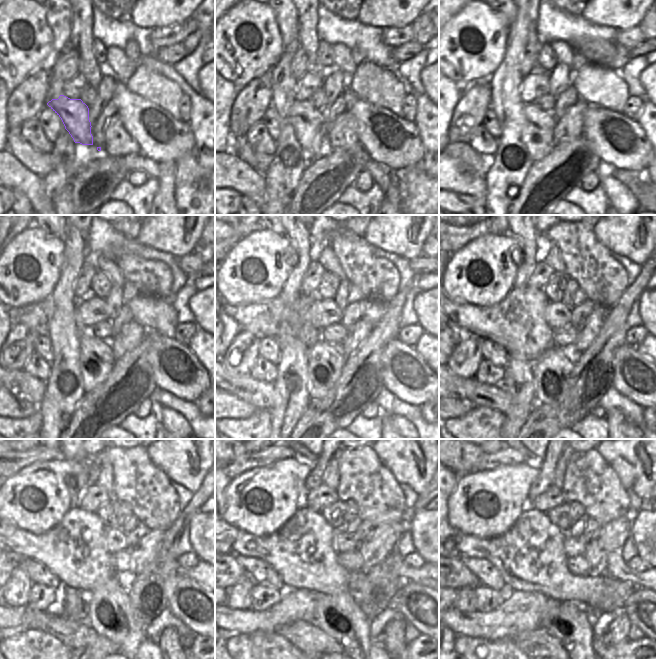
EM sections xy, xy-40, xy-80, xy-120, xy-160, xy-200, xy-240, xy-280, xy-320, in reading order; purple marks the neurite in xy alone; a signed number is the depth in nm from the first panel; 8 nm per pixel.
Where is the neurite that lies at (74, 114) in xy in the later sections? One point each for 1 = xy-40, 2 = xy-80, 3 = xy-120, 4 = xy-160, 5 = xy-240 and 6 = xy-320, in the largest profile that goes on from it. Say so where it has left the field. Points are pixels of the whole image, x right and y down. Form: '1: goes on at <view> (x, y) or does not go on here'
1: goes on at xy-40 (309, 124)
2: goes on at xy-80 (538, 126)
3: goes on at xy-120 (96, 361)
4: goes on at xy-160 (325, 362)
5: goes on at xy-240 (109, 614)
6: goes on at xy-320 (566, 635)

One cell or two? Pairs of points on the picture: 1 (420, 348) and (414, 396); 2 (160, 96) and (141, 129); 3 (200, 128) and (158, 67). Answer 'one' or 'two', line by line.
1: two
2: two
3: one

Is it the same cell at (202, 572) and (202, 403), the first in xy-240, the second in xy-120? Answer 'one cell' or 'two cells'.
one cell

